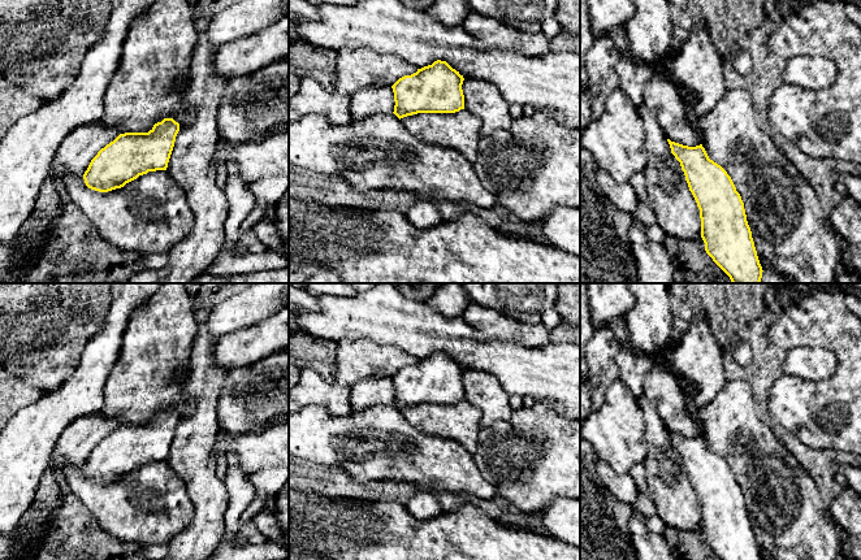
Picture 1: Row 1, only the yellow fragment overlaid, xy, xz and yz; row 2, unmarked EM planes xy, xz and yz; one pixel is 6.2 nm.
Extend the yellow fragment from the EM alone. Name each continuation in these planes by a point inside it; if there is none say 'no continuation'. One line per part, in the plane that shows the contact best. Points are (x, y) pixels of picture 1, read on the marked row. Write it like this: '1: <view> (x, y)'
no continuation

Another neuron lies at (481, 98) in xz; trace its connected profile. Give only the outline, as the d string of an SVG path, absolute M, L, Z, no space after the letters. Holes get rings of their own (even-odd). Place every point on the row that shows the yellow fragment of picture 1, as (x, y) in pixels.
M475 77L464 78L462 90L464 109L472 112L483 121L481 136L496 131L506 131L511 126L510 105L493 83Z

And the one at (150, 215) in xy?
M165 170L148 172L108 192L88 188L83 174L66 175L64 185L100 236L121 251L165 253L194 226L183 191Z

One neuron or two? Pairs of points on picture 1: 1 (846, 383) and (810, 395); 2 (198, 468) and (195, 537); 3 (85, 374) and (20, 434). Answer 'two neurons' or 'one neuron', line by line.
1: one neuron
2: one neuron
3: one neuron

